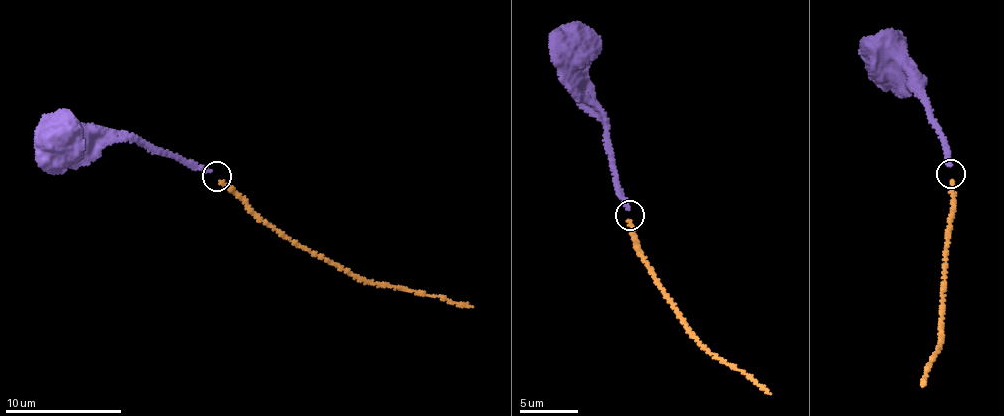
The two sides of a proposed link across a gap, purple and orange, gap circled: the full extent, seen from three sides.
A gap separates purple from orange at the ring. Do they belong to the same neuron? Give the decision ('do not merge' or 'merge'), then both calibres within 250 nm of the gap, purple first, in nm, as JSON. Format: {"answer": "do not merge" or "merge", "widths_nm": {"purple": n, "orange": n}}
{"answer": "do not merge", "widths_nm": {"purple": 280, "orange": 200}}

